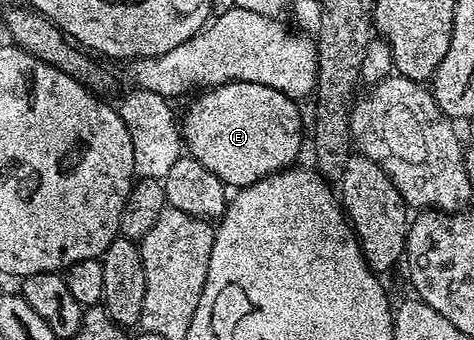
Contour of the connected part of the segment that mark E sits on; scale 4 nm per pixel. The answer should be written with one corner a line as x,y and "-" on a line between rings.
224,82
221,86
214,86
206,89
193,103
189,106
189,111
185,114
185,119
180,119
181,136
183,139
184,149
187,151
188,157
199,160
199,164
203,164
203,168
207,168
211,172
215,172
215,176
219,176
219,180
225,183
229,188
240,188
242,186
250,186
259,180
263,180
272,174
278,174
280,170
288,170
298,161
297,158
301,154
301,114
297,111
298,103
294,99
288,98
282,90
275,88
267,88
267,84
251,84
250,82

